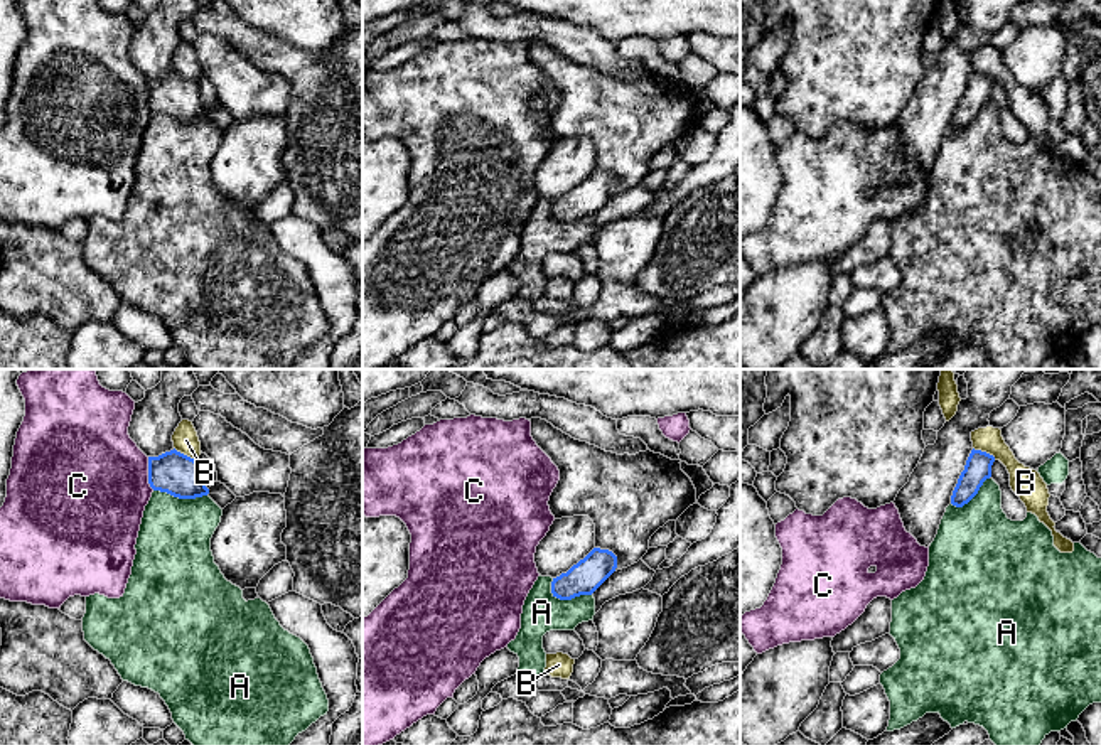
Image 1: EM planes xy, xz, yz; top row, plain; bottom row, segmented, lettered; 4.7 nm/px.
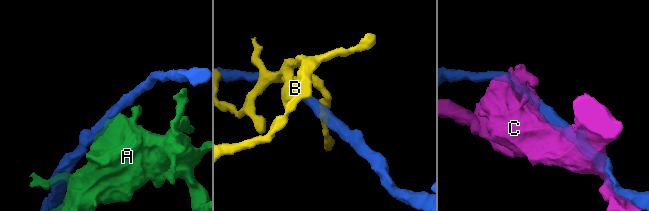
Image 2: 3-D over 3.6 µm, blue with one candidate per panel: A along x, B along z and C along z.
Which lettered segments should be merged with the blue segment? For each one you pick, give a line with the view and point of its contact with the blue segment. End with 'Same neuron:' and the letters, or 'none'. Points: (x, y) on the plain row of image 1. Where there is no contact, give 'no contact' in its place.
A: meets blue in xz at (567, 221)
Same neuron: A

